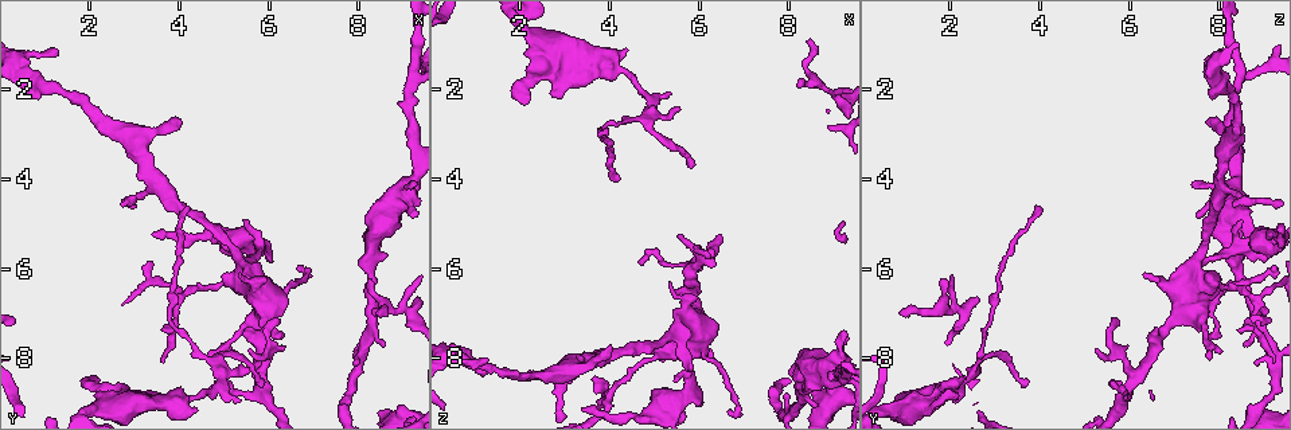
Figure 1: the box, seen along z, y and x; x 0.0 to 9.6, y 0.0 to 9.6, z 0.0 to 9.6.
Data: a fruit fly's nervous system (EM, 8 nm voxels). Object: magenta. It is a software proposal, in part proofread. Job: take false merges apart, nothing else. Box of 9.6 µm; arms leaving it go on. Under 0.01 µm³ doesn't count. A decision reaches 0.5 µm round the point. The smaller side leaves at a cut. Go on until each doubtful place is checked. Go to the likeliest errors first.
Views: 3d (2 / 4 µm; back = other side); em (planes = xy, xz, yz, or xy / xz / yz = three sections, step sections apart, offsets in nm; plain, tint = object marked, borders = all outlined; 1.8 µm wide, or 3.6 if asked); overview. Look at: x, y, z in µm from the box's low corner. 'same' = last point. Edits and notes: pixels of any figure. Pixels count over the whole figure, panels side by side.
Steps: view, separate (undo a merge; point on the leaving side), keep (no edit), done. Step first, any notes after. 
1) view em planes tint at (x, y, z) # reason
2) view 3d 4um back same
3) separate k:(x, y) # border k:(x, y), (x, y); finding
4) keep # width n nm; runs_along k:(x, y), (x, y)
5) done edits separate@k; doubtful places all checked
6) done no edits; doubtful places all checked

view em 3.6um planes tint at (9.05, 4.30, 8.30) # two arms at a narrow angle

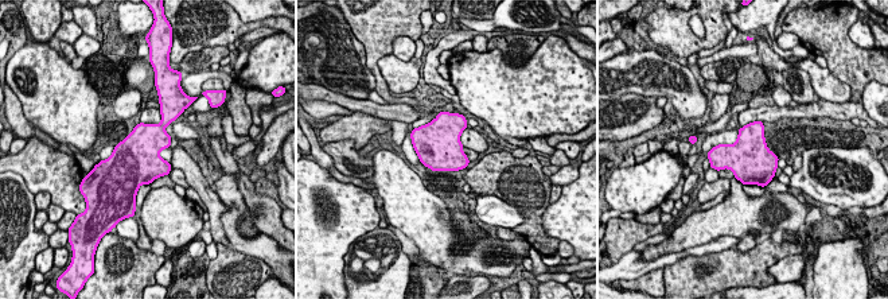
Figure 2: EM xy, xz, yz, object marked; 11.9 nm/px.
keep # width 500 nm; continuous, no second neuron

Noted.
view em xz step 8 tint at (4.80, 8.20, 2.50) # a narrow waist

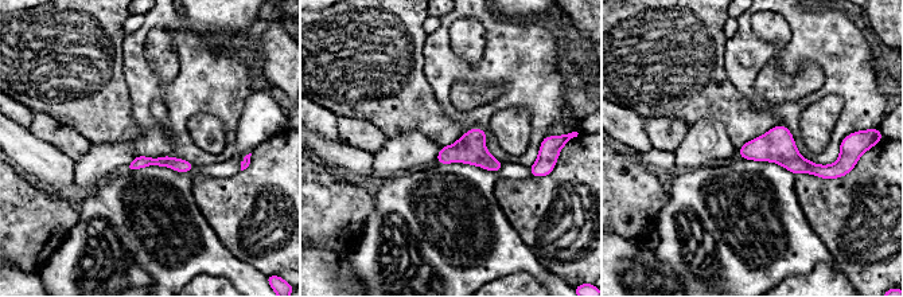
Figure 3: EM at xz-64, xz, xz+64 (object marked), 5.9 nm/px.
view em planes tint same

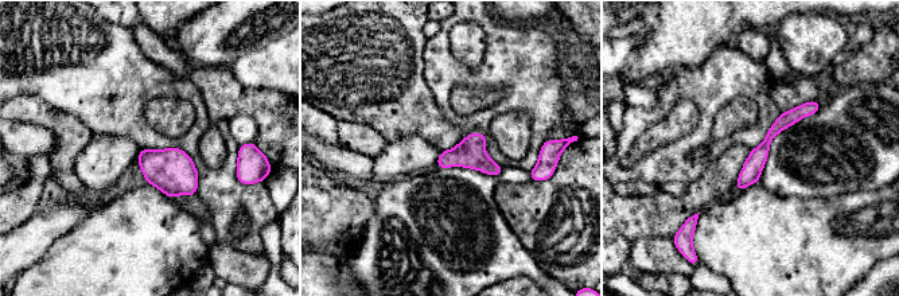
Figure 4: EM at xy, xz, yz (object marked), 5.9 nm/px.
keep # runs_along 4:(816, 106), (770, 135), (739, 184); one neuron here

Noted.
view 3d 4um at (5.75, 5.45, 8.60) # a fork

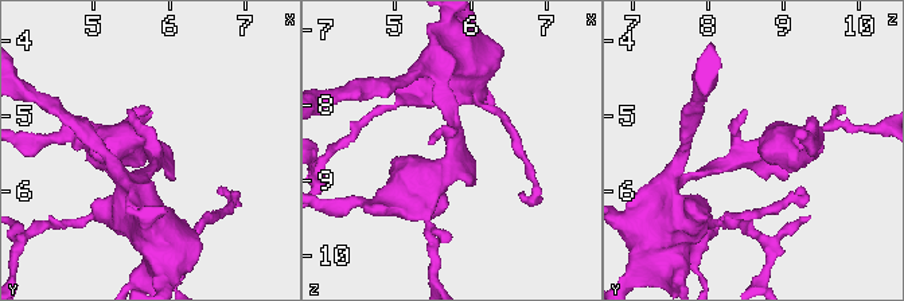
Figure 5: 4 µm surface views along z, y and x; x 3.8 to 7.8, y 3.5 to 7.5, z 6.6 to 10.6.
view em xz step 4 tint at (5.80, 5.45, 8.65) # now the EM

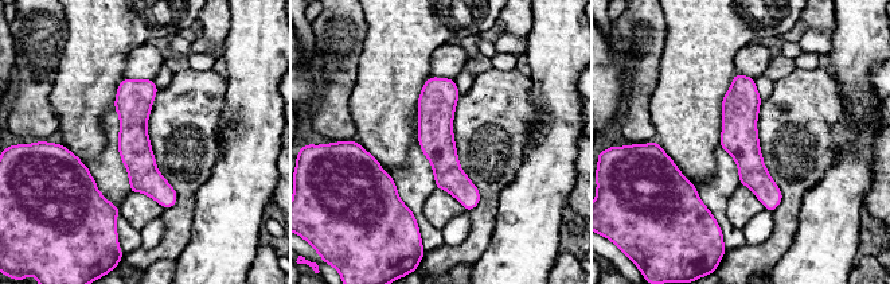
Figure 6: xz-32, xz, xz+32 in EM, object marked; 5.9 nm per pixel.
view em planes tint same # another direction

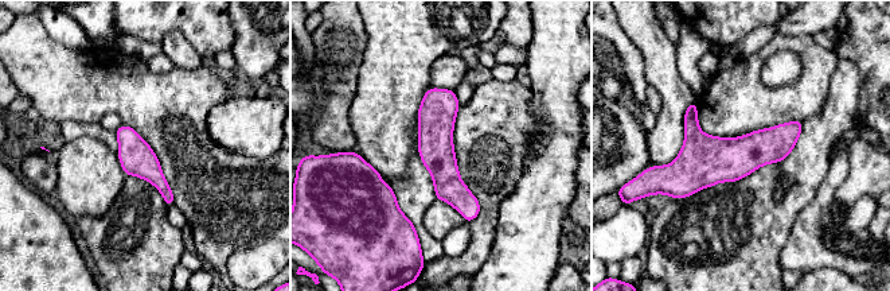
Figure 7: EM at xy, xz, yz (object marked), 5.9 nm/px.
keep # width 200 nm; runs_along 7:(799, 124), (733, 159), (664, 171); continuous, no second neuron

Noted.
view 3d 2um at (4.00, 6.65, 8.80) # narrows sharply

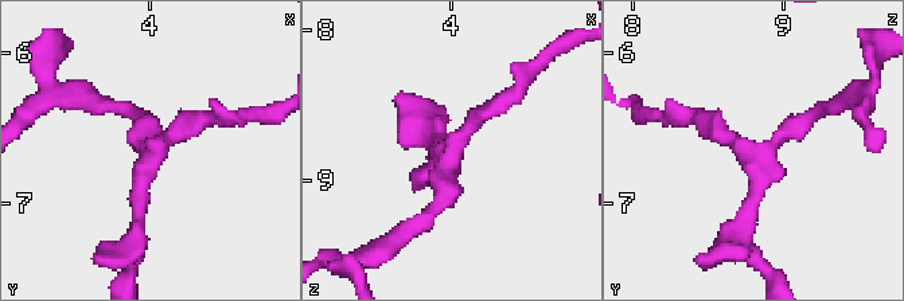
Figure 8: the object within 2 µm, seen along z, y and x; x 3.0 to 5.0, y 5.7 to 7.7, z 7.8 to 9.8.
view em xz step 16 tint at (4.02, 6.70, 8.80)

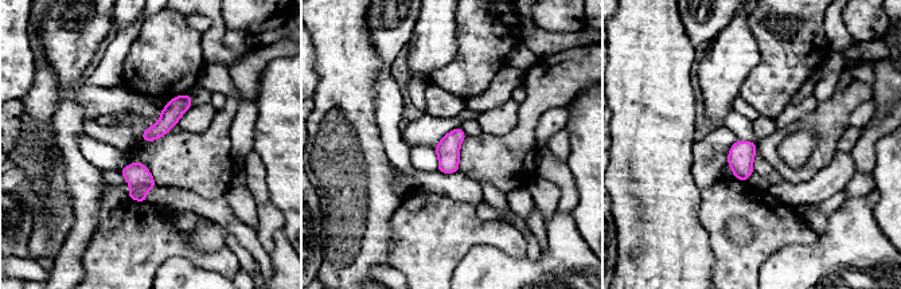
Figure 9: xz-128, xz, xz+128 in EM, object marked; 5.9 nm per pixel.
view em planes borders same

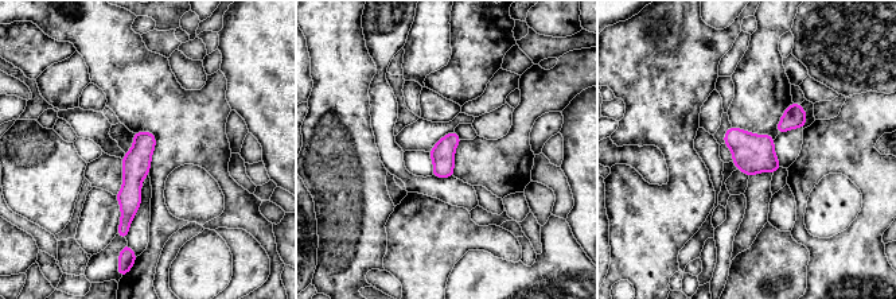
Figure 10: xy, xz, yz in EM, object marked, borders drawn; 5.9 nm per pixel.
keep # runs_along 10:(147, 135), (123, 228); one neuron here

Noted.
view em 3.6um planes tint at (5.55, 6.40, 7.65) # calibre changes

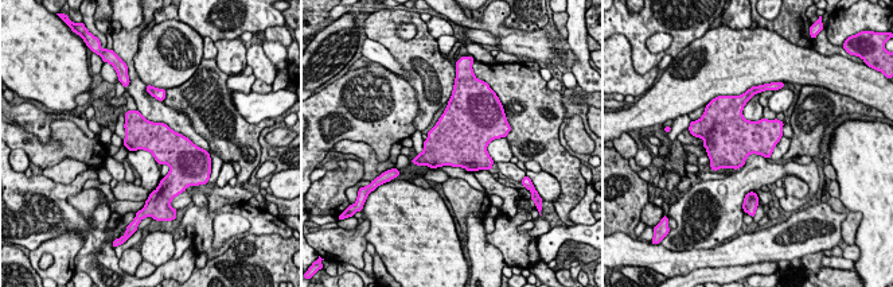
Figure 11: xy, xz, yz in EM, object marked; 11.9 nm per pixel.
keep # width 380 nm; all the same neuron

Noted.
done no edits; doubtful places all checked

